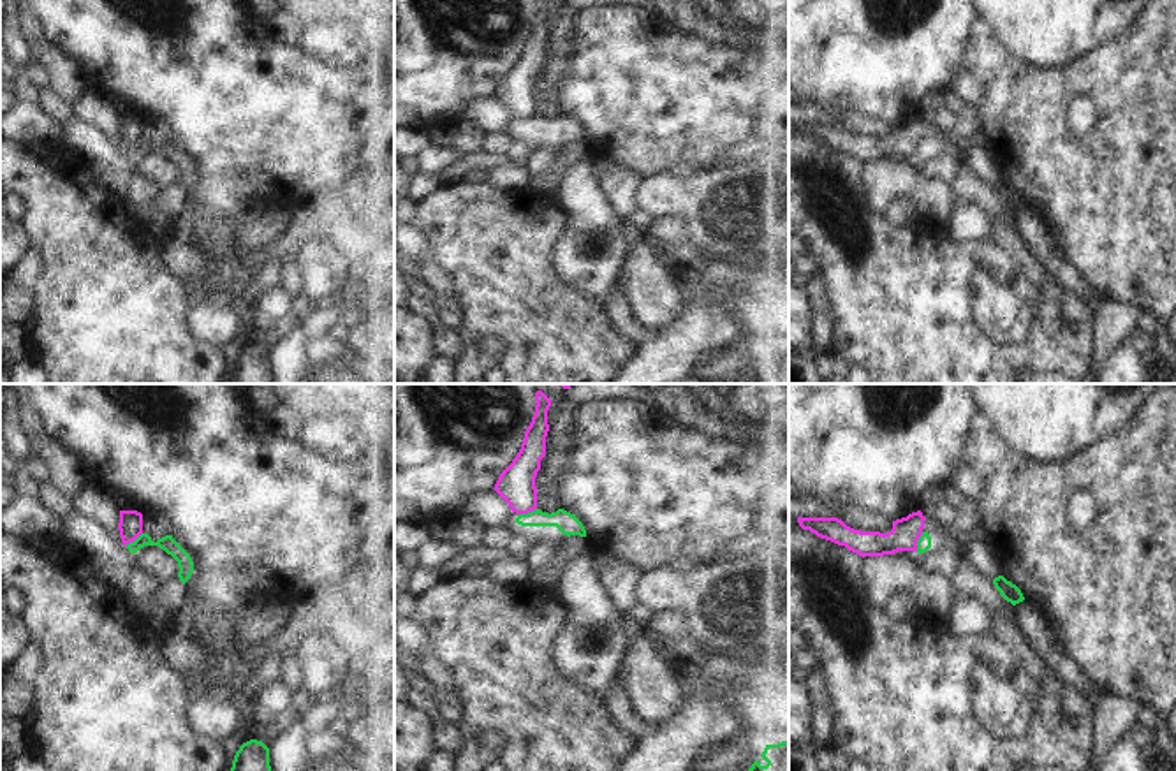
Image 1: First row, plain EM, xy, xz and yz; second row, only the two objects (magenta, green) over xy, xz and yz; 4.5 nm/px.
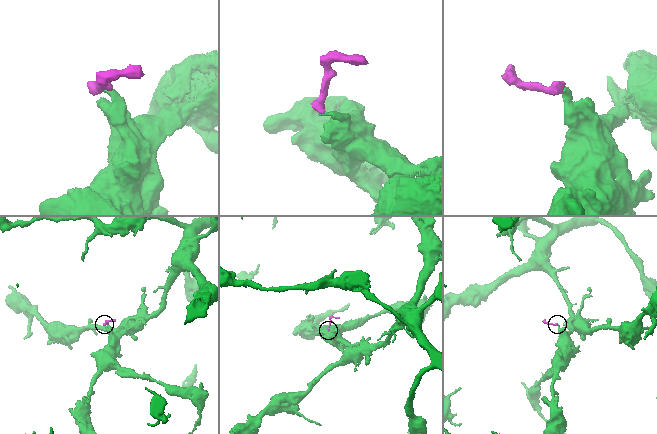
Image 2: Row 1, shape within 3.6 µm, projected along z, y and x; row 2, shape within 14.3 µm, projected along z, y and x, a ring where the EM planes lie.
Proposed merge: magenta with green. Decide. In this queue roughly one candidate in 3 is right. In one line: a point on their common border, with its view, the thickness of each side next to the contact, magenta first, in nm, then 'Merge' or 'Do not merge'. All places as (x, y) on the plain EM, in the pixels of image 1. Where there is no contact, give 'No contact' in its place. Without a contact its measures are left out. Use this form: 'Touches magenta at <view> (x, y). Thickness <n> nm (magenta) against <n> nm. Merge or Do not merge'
Touches magenta at yz (918, 145). Thickness 130 nm (magenta) against 60 nm. Do not merge

